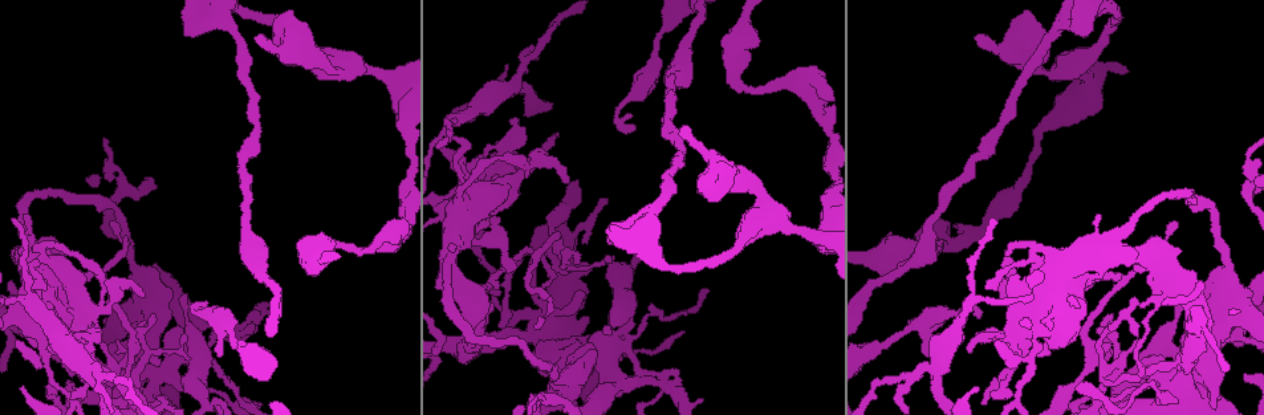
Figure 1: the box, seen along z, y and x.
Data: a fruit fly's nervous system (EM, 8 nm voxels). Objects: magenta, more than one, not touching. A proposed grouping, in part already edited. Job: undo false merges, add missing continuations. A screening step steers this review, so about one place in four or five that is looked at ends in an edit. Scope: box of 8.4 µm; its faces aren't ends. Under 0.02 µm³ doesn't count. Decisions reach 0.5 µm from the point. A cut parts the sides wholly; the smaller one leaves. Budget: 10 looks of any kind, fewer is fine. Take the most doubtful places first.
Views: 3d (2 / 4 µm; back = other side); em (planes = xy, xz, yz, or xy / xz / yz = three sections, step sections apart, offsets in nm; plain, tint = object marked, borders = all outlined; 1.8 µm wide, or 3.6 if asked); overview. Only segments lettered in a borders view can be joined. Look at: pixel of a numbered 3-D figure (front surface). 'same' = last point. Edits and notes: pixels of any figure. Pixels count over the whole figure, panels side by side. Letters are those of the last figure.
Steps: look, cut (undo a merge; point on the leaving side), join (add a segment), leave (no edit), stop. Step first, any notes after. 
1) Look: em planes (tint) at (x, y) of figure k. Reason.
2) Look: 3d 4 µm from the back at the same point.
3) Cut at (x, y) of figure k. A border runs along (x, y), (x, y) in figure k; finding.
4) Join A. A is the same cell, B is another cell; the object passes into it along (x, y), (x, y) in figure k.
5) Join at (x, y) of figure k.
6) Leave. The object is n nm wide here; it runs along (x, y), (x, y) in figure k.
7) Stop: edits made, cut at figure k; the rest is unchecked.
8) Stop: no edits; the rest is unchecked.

Look: 3d 2 µm at (238, 337) of figure 1. Thick turns thin.

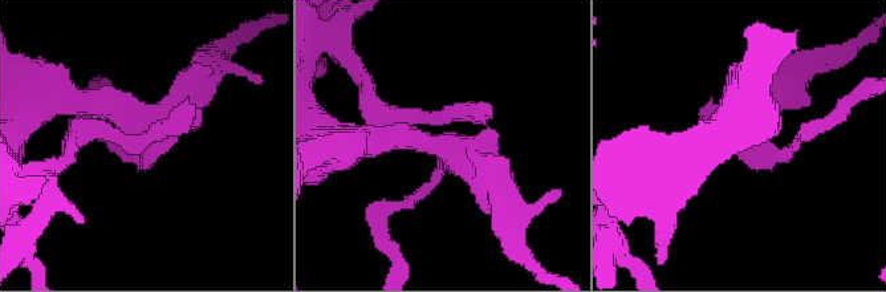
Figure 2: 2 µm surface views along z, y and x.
Look: em xz step 4 (tint) at (445, 146) of figure 2. 3 arms meet here.

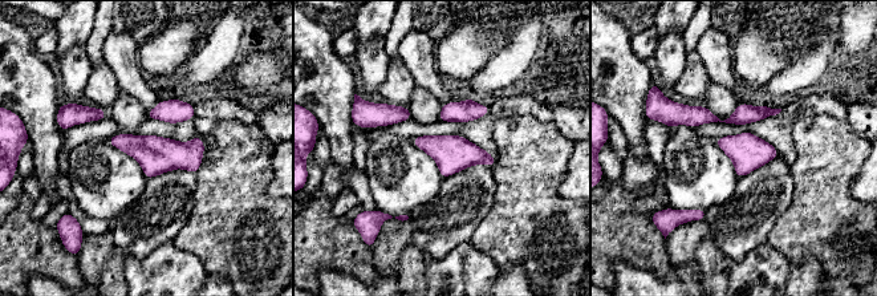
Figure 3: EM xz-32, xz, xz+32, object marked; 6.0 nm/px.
Look: em planes (borders) at the same point.

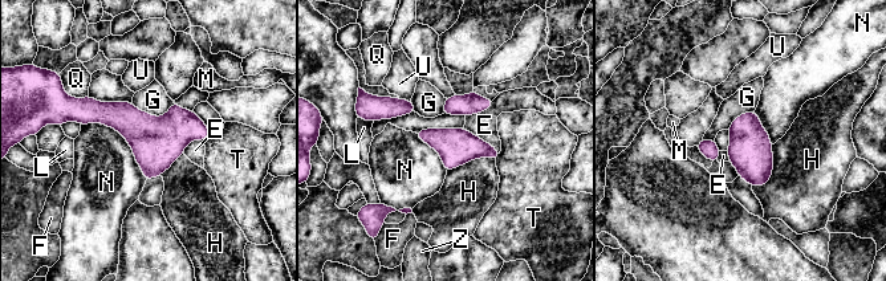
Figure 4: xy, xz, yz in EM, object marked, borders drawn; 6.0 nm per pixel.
Leave. The object is 220 nm wide here; the longest contact is with N, 500 nm; E, F, G, H, L, M, N, Q, T, U and Z are other cells; continuous, no second neuron.

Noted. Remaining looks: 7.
Look: 3d 4 µm at (978, 318) of figure 1. Free end.

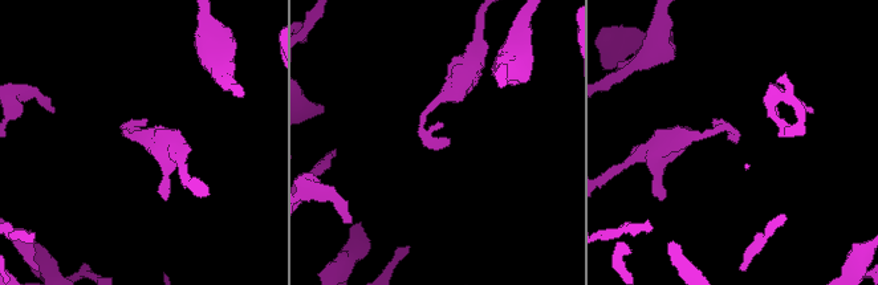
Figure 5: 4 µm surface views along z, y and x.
Look: em 3.6 µm xy step 4 (borders) at (729, 140) of figure 5.

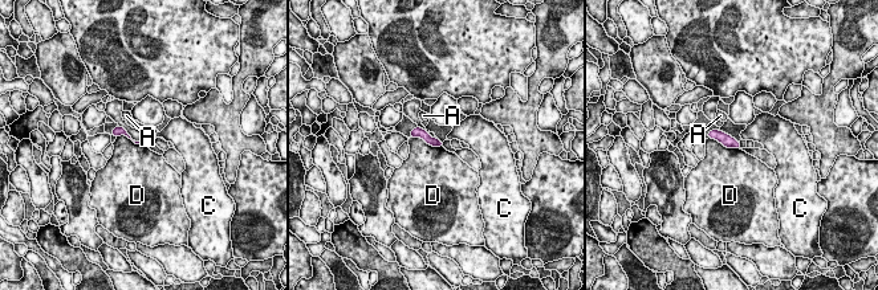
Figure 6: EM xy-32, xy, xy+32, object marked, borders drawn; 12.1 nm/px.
Look: em 3.6 µm planes (borders) at the same point. Another direction.

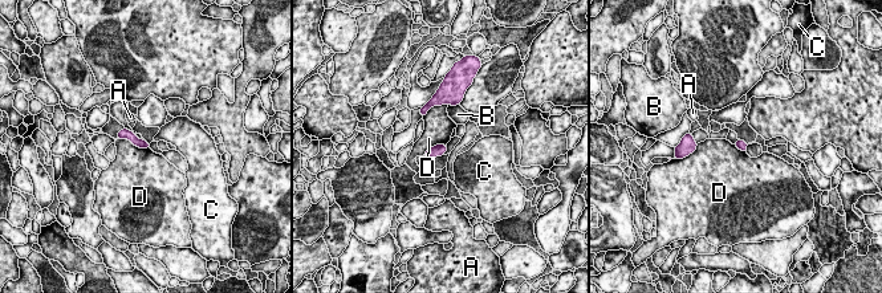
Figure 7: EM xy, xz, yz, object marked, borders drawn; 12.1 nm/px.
Leave. A, B, C and D are other cells; a border runs along (117, 138), (149, 149) in figure 7; no lettered segment goes on from it.

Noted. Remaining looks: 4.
Look: em planes (tint) at (1245, 192) of figure 1. Abrupt turn.

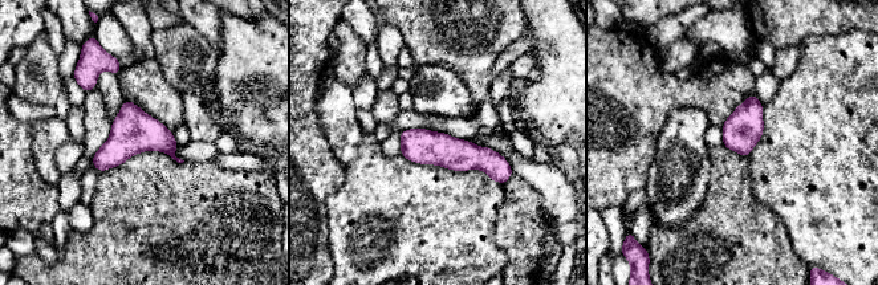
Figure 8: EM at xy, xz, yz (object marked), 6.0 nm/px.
Look: em planes (borders) at the same point.

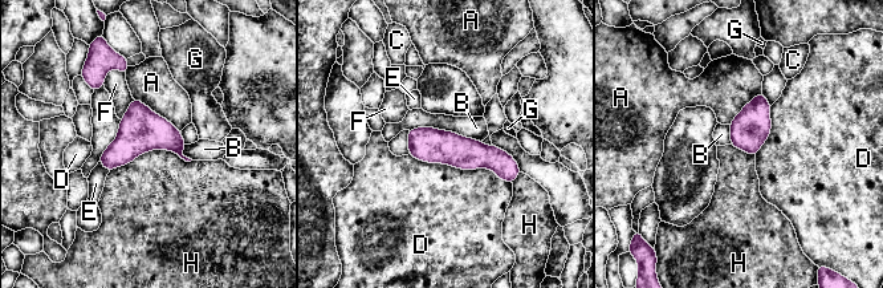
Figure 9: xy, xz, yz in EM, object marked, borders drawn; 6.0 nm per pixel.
Leave. The longest contact is with D, 650 nm; A, B, C, D, E, F, G and H are other cells; a border runs along (191, 159), (147, 150), (109, 173) in figure 9; continuous, no second neuron.

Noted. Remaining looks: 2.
Look: 3d 4 µm at (474, 320) of figure 1. Arms part here.

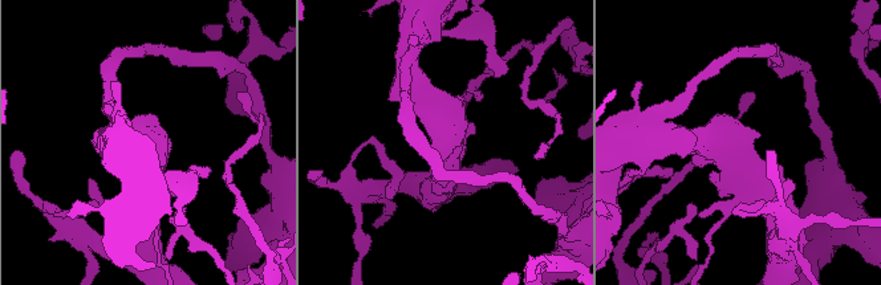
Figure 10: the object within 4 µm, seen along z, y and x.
Look: em planes (borders) at (447, 146) of figure 10.

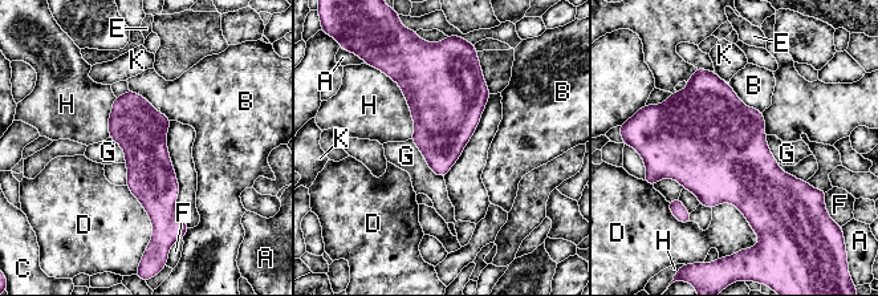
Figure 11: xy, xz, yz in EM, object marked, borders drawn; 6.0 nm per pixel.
Leave. A, B, C, D, E, F, G, H and K are other cells; it runs along (129, 94), (158, 194), (159, 226) in figure 11; continuous, no second neuron.

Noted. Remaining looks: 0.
Stop: no edits; the rest is unchecked.

